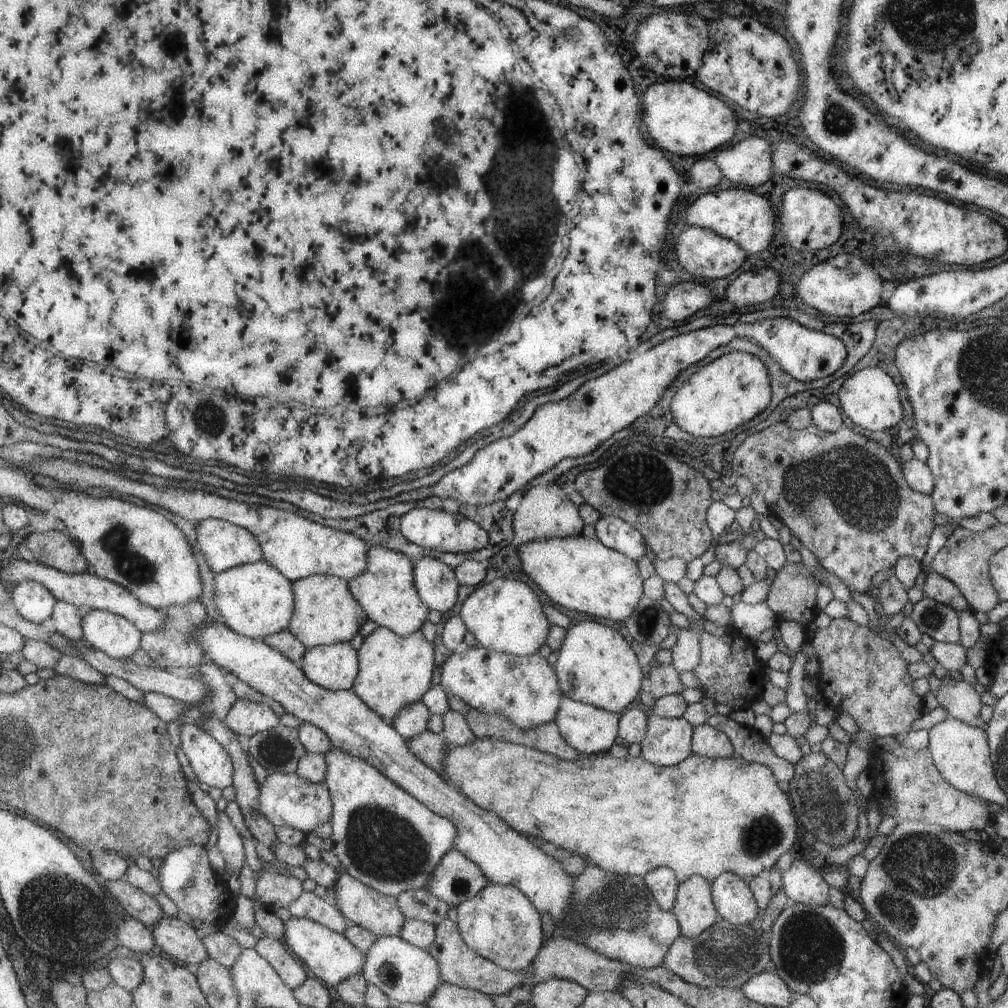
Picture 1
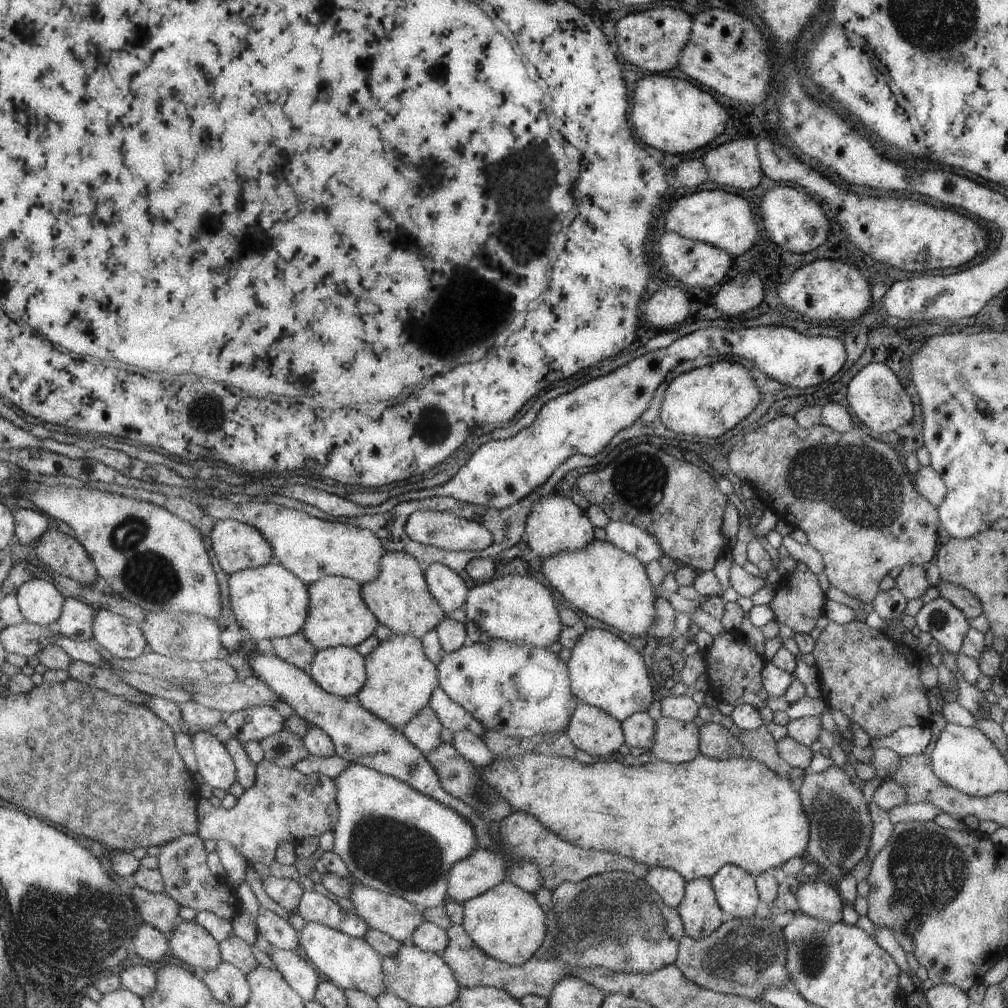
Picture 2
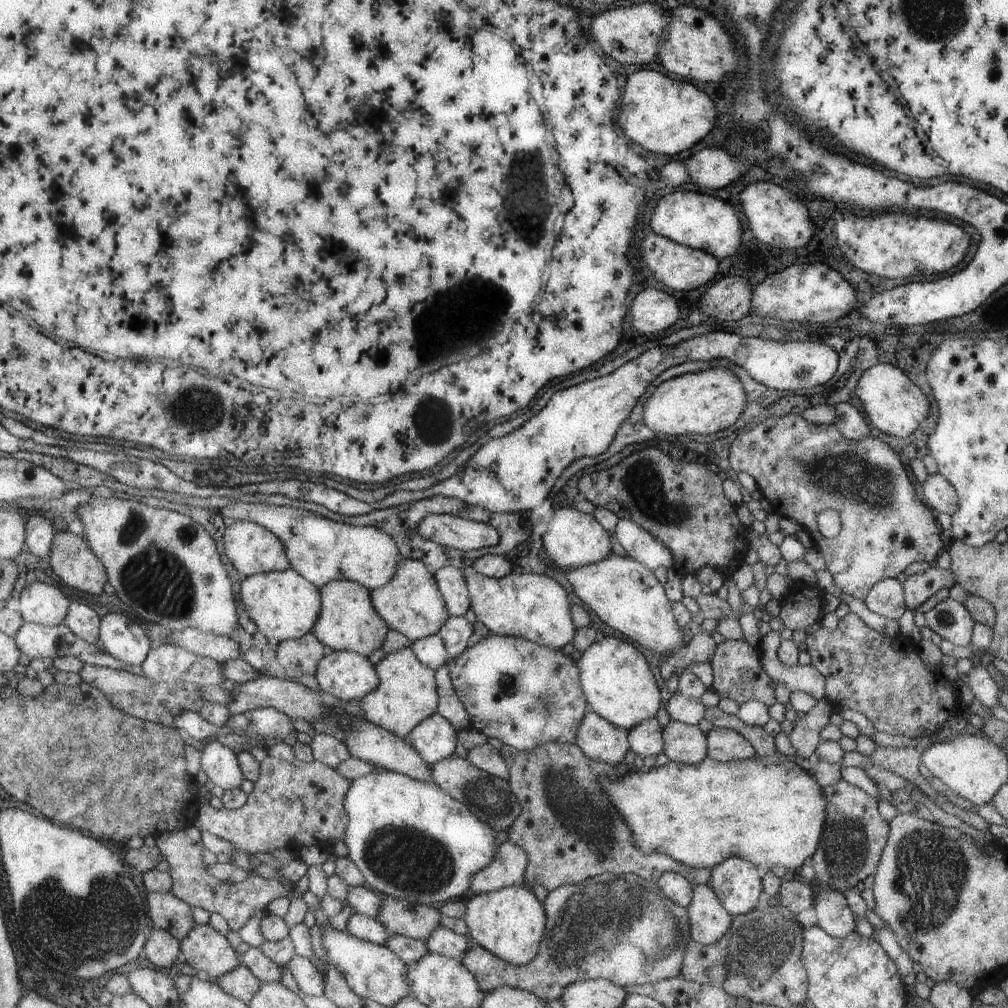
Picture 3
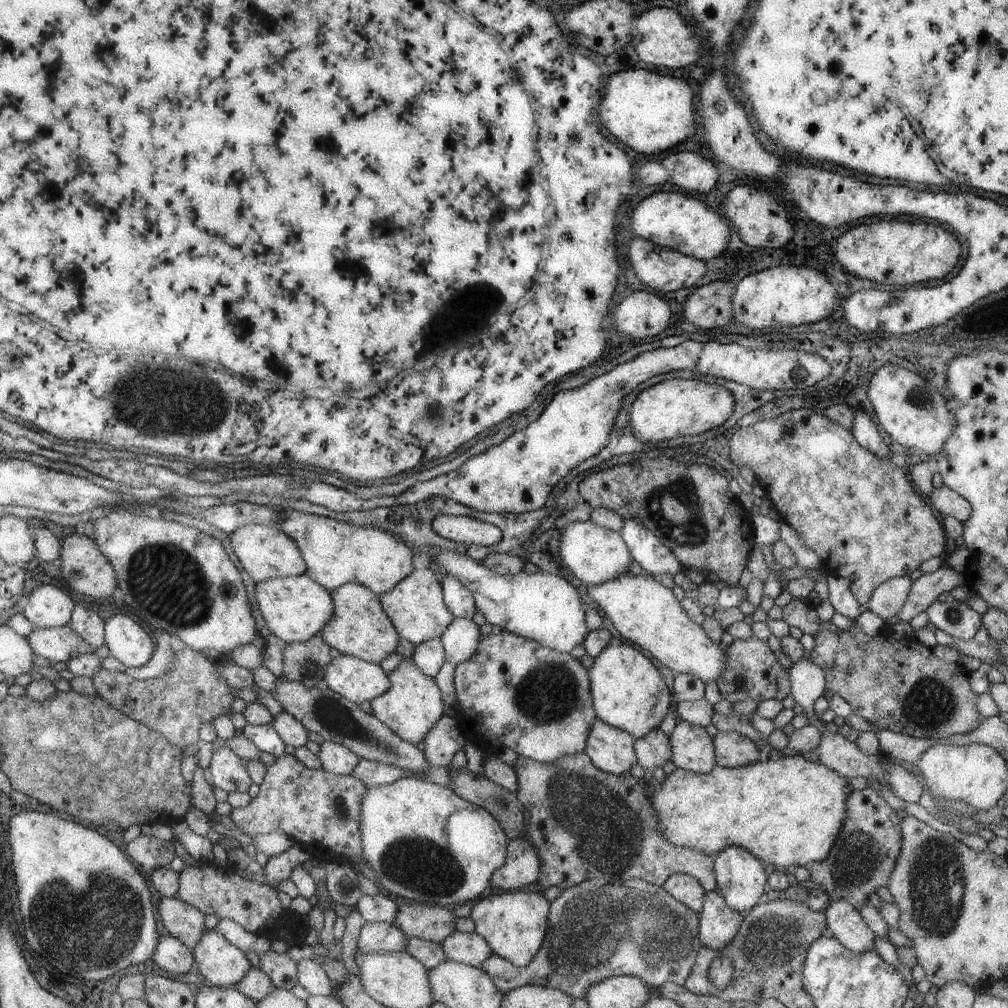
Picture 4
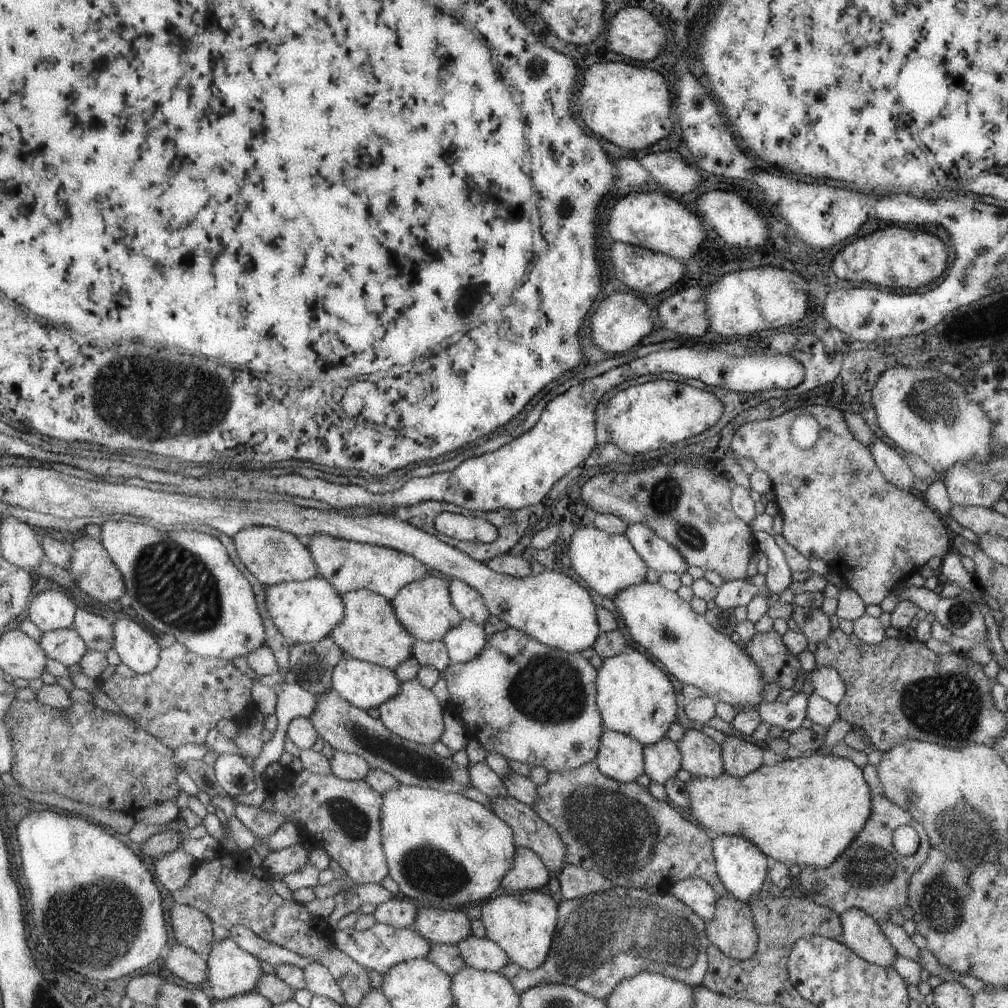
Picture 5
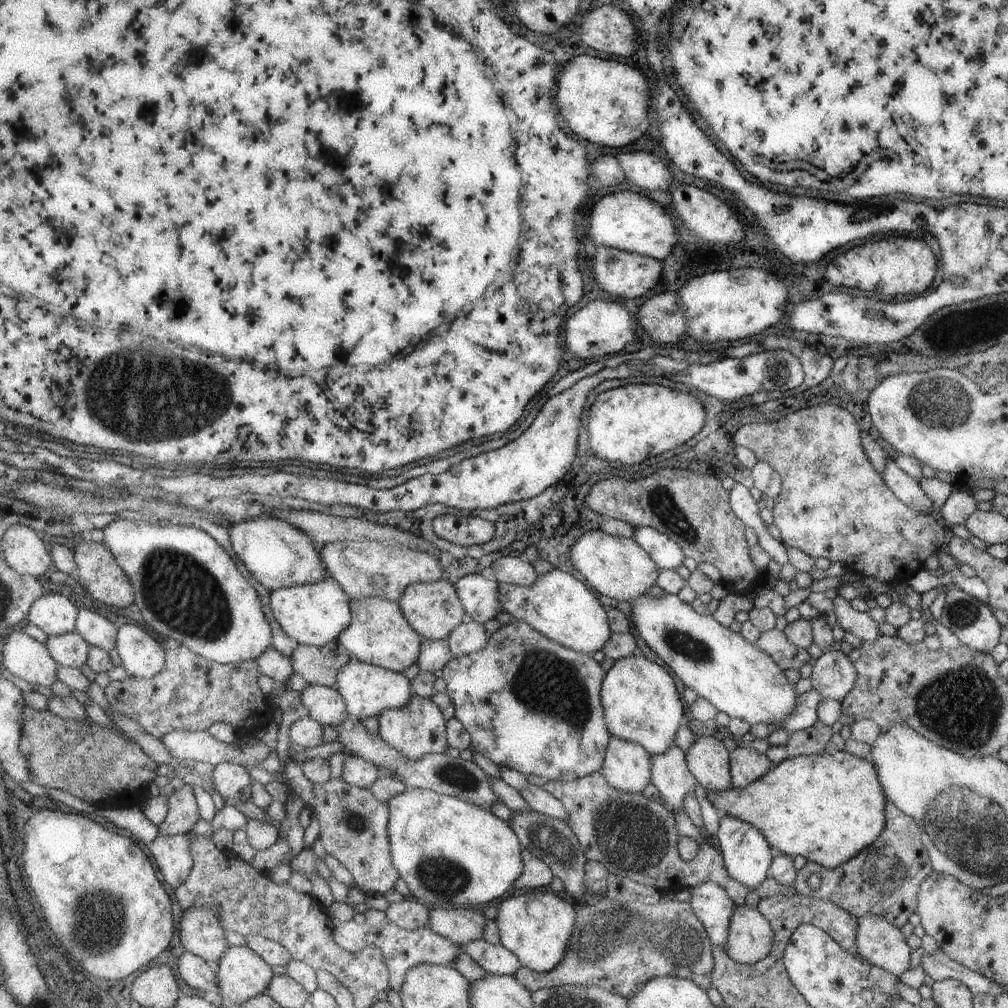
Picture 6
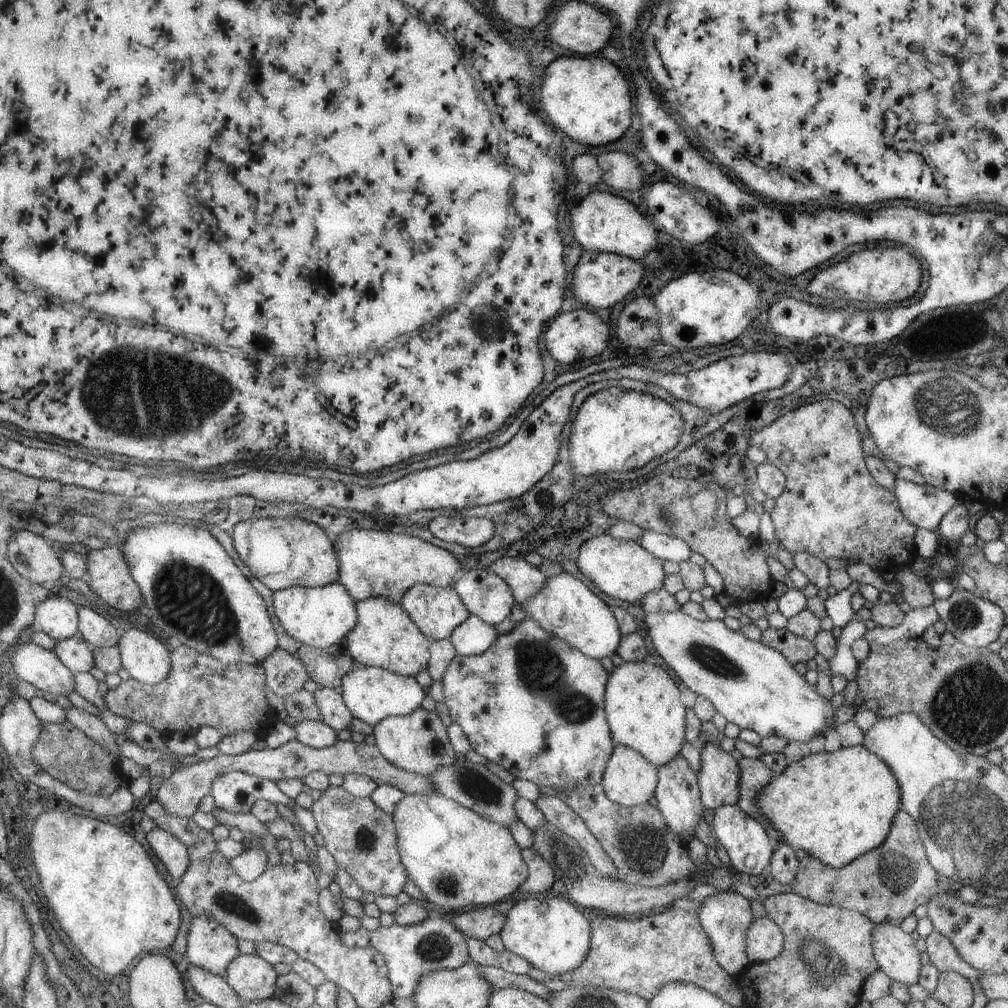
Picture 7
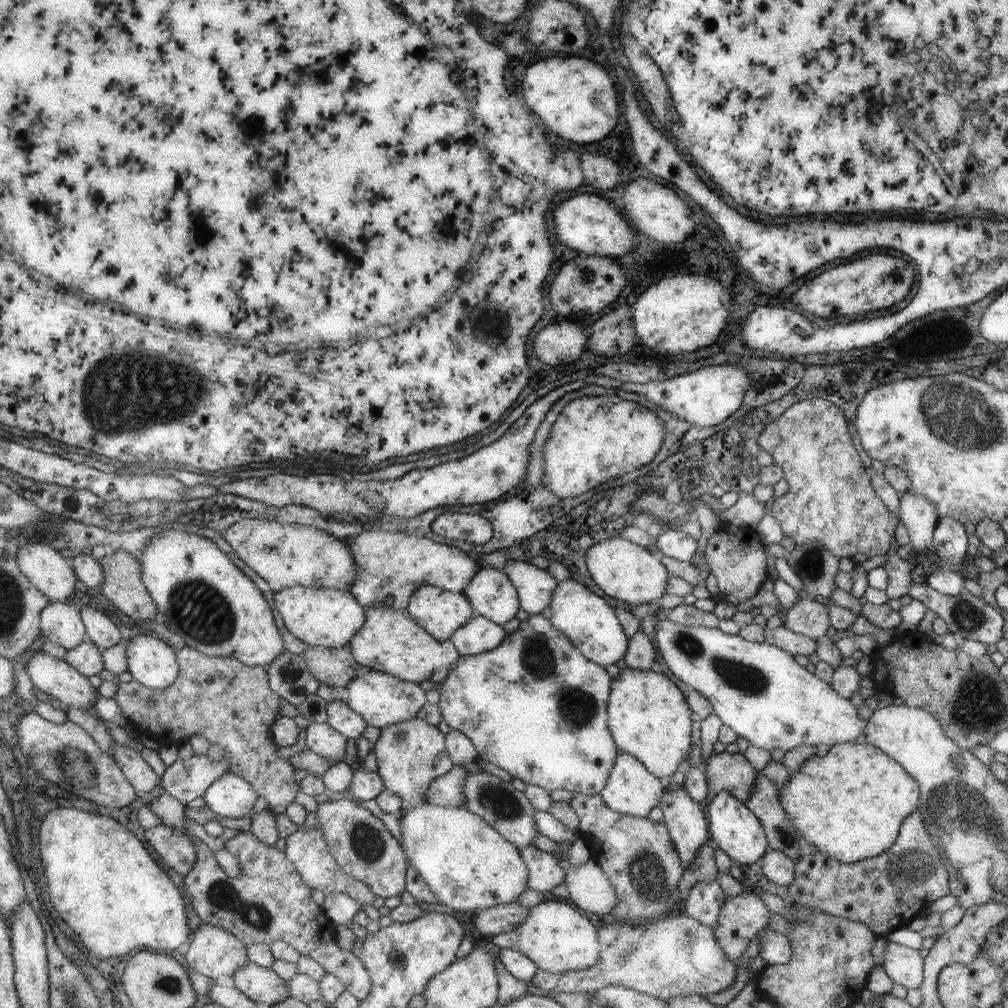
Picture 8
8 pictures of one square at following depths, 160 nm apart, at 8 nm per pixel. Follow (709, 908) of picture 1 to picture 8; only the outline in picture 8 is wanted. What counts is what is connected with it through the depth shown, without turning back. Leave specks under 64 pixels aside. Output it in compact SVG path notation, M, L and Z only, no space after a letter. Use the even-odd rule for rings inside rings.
M767 926L756 932L758 955L767 965L787 964L791 956L788 938L783 933L777 933Z

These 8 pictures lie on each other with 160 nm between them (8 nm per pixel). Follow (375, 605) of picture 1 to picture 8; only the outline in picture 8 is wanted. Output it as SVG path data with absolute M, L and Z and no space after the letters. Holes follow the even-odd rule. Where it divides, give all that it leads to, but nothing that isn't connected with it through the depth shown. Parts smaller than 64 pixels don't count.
M433 585L418 586L409 597L405 610L411 615L417 624L429 636L437 642L450 638L451 633L460 626L463 626L475 613L468 603L465 595L460 592L452 593Z

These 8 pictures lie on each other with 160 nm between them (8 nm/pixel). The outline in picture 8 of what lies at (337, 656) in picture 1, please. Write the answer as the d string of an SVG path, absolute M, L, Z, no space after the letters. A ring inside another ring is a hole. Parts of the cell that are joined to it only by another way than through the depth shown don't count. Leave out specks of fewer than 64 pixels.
M368 669L367 672L352 678L344 687L347 689L347 706L356 712L366 725L378 729L415 717L425 704L425 692L417 683L399 680L381 671Z

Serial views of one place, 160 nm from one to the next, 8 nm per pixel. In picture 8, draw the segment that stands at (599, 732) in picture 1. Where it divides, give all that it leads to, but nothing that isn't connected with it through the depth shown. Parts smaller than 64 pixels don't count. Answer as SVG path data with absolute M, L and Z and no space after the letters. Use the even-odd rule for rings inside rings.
M618 751L599 796L611 810L619 814L646 817L651 808L658 806L664 782L652 775L633 755Z

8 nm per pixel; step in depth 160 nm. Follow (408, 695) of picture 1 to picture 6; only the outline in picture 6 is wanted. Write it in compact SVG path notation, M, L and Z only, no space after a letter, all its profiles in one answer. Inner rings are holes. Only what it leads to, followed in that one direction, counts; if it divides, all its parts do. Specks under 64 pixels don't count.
M412 692L407 704L391 709L383 709L378 714L378 735L395 750L399 750L410 759L419 758L422 754L445 753L446 724L439 708L430 698L423 698Z

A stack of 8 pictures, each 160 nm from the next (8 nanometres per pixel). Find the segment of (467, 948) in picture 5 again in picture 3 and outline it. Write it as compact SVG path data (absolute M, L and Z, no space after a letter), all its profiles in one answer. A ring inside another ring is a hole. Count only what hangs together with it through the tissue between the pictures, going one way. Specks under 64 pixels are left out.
M435 927L422 941L429 953L459 961L468 948L467 935L458 935L445 927Z

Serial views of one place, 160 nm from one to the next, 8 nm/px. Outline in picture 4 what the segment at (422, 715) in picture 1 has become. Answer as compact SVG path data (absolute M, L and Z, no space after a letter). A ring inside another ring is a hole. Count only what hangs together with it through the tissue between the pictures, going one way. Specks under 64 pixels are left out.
M441 715L429 732L425 733L421 744L424 746L423 756L431 766L448 768L451 758L458 750L462 750L465 740L463 732L457 729L454 718Z

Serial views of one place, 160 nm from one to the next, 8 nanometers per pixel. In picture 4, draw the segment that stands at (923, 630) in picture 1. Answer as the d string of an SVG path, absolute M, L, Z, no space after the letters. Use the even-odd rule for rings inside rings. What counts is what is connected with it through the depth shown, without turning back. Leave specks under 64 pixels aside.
M951 596L944 602L939 602L939 600L933 601L924 611L927 613L929 622L931 622L936 629L939 628L939 630L943 630L943 632L955 639L964 641L971 640L979 626L982 625L980 614L973 611L966 602L956 601L951 598Z

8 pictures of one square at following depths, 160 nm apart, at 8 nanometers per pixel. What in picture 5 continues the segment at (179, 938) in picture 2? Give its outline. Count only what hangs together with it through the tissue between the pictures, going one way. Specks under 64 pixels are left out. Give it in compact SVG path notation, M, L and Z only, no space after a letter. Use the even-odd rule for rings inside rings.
M221 939L214 942L208 955L204 958L207 965L205 988L211 992L213 998L223 1000L254 990L256 980L263 974L260 962L239 948L231 939Z

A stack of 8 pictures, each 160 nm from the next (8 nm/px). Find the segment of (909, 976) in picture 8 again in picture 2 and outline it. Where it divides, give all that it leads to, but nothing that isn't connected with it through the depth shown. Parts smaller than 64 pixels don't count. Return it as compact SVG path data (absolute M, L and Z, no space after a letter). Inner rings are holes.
M822 876L814 881L801 883L794 892L799 912L828 923L842 920L841 905L844 903L838 890Z

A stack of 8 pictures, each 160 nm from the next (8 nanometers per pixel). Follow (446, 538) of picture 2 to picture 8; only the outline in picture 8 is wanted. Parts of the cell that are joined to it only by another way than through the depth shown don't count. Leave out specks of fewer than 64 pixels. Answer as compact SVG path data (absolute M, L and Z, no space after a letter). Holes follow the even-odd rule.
M443 513L431 522L430 529L437 536L471 545L485 544L492 537L491 523L478 514Z

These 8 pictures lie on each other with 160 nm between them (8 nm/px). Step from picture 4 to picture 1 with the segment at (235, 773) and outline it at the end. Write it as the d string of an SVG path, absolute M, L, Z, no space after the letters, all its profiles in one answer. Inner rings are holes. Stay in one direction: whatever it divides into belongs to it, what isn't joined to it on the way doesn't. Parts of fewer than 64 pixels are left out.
M199 724L181 726L180 747L199 782L221 790L232 786L230 756Z

